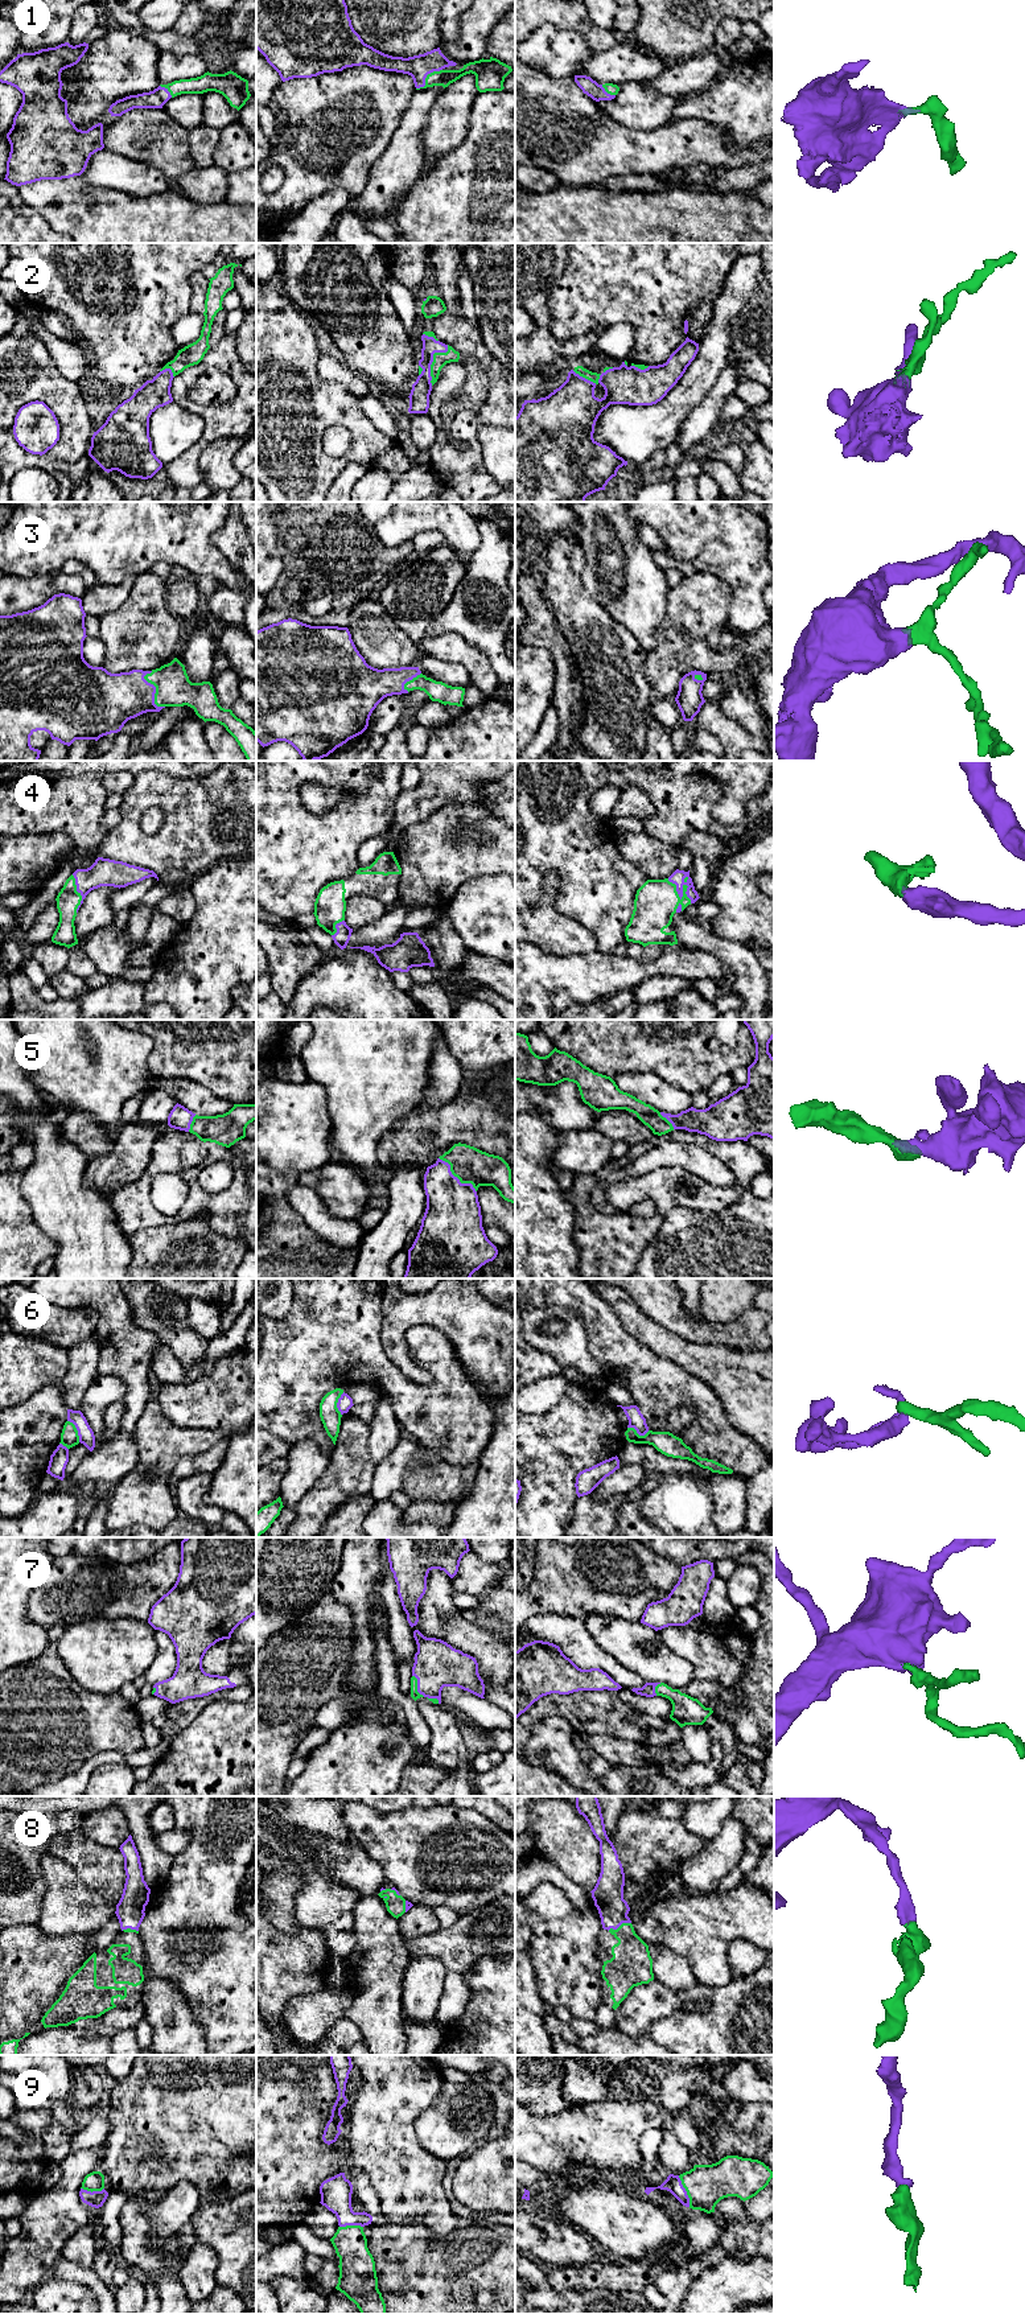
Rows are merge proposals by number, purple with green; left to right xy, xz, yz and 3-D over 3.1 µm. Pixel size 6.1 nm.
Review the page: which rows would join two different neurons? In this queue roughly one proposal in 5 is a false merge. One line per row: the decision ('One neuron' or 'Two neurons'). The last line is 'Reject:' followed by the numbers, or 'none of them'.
1: One neuron
2: One neuron
3: One neuron
4: One neuron
5: One neuron
6: Two neurons
7: One neuron
8: One neuron
9: One neuron
Reject: 6

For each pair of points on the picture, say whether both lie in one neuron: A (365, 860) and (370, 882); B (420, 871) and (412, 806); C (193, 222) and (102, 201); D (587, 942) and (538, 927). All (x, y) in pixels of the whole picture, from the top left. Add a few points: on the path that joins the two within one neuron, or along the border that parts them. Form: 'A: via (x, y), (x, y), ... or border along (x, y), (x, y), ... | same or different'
A: border along (391, 851), (383, 851), (369, 865), (361, 868) | different
B: border along (441, 806), (402, 831) | different
C: via (171, 222), (124, 222) | same
D: via (575, 941), (558, 937), (550, 931) | same

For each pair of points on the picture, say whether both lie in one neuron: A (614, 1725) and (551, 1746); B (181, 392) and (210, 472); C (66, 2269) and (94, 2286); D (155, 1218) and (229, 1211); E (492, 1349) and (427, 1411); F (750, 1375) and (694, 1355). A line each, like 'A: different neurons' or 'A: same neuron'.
A: different neurons
B: different neurons
C: same neuron
D: same neuron
E: different neurons
F: same neuron

